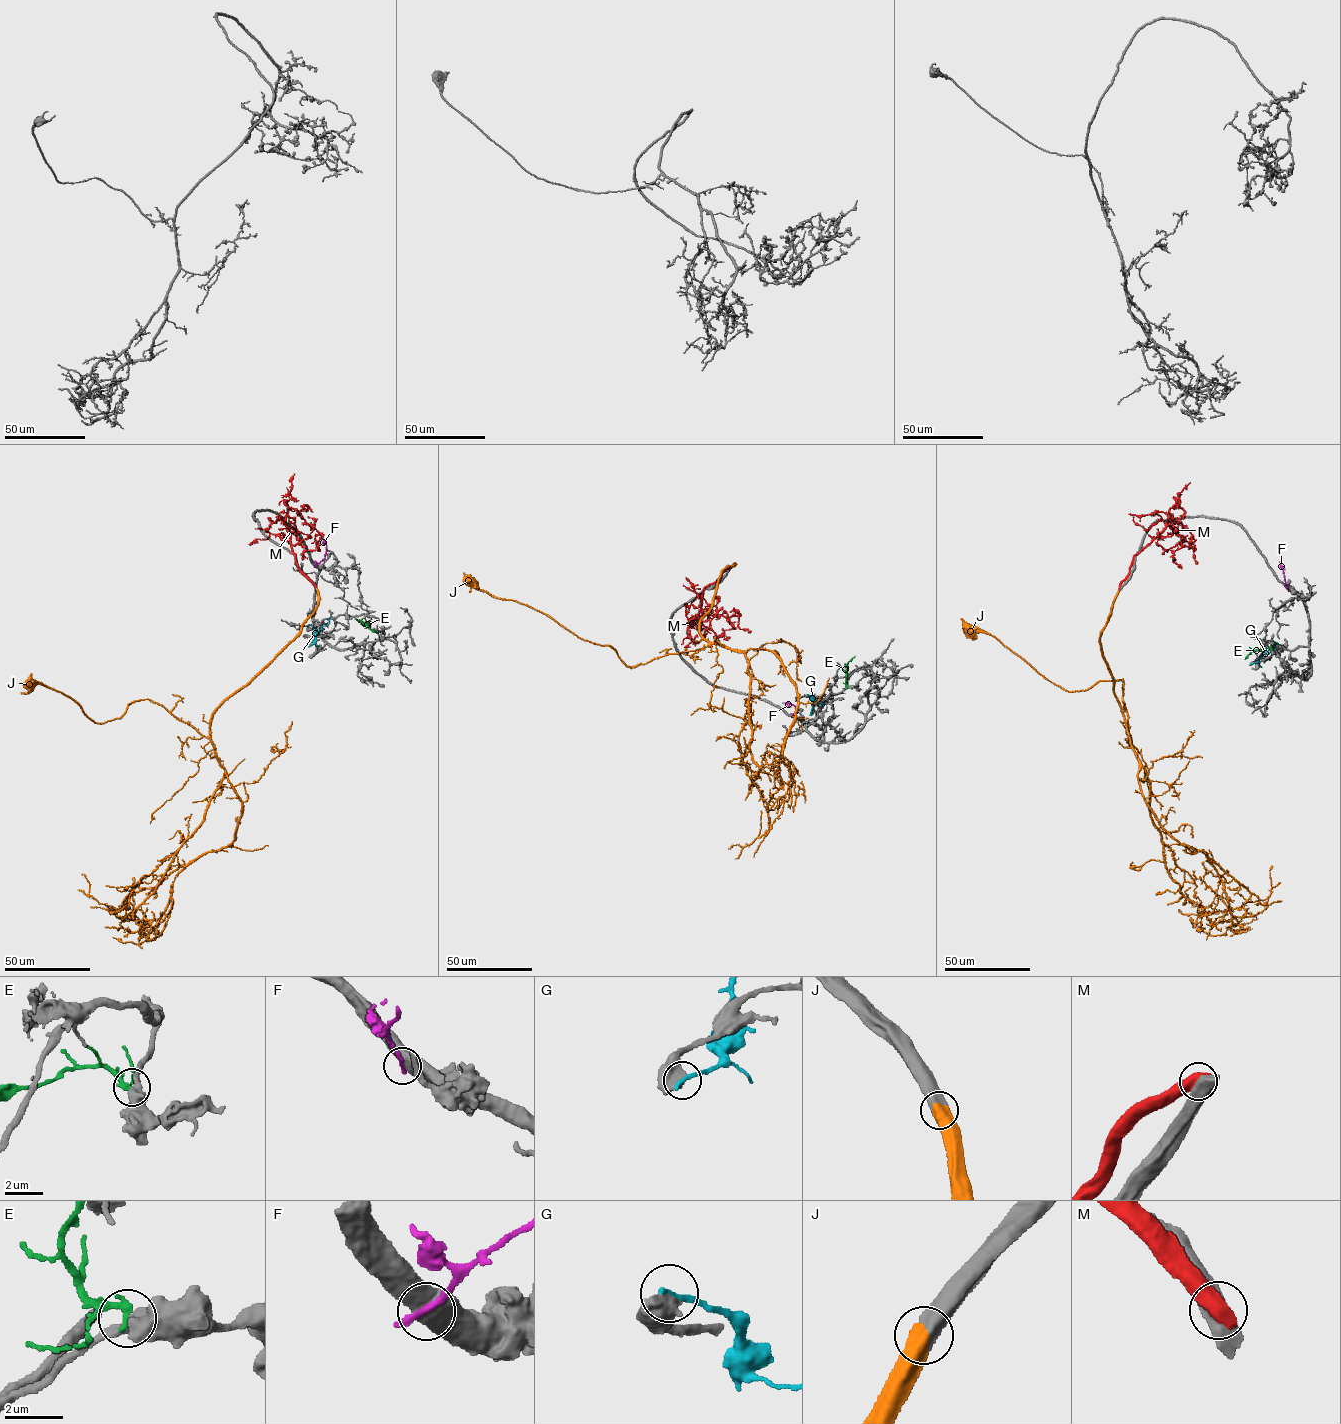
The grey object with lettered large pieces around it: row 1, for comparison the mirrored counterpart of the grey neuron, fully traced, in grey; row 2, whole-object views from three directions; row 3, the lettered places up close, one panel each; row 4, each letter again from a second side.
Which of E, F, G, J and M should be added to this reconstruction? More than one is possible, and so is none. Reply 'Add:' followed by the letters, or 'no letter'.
Add: J

